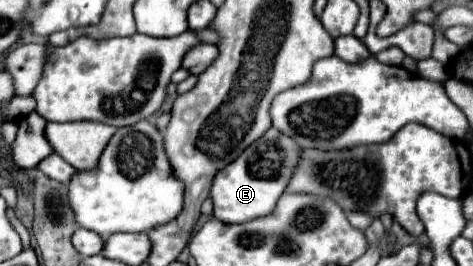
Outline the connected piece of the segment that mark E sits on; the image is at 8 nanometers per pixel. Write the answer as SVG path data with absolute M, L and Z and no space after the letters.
M270 127L236 161L216 173L210 191L214 201L214 217L224 223L246 223L270 215L276 201L286 191L296 165L300 163L300 153L302 147L296 145L292 137Z

